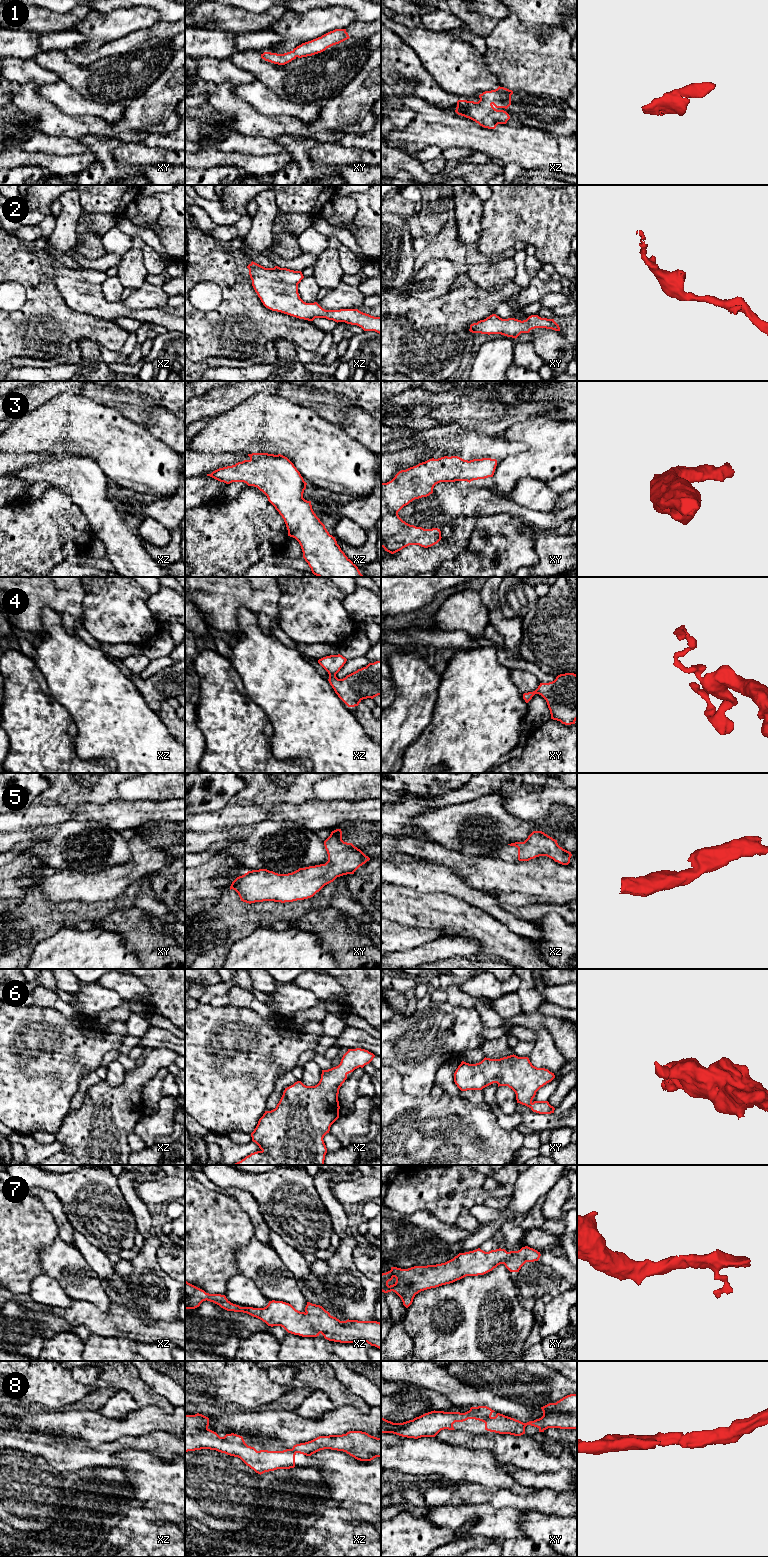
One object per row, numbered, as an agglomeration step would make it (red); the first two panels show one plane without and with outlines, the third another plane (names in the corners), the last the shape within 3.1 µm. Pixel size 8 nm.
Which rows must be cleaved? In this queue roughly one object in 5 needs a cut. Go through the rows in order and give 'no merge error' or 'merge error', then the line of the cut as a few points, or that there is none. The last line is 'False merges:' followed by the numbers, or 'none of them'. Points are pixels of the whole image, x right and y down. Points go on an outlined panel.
1: no merge error; no cut
2: no merge error; no cut
3: no merge error; no cut
4: no merge error; no cut
5: no merge error; no cut
6: no merge error; no cut
7: no merge error; no cut
8: no merge error; no cut
False merges: none of them

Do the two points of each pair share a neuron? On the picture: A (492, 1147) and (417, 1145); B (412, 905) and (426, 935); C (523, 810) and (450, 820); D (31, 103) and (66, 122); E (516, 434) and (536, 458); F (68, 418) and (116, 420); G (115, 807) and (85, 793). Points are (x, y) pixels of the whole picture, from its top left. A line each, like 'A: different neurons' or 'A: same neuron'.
A: same neuron
B: different neurons
C: different neurons
D: same neuron
E: same neuron
F: same neuron
G: different neurons

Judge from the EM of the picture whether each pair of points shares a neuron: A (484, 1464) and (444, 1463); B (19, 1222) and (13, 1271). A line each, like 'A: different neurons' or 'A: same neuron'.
A: same neuron
B: same neuron

